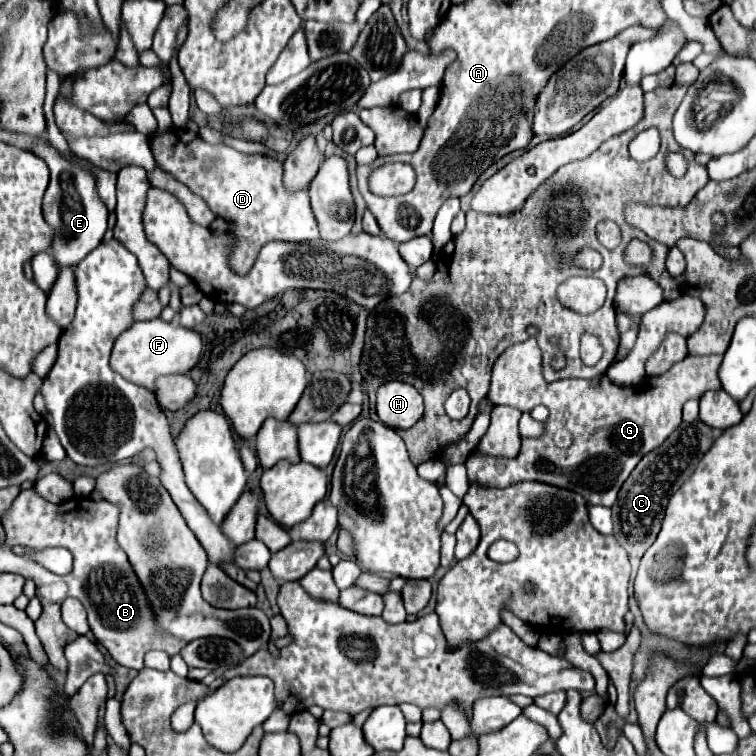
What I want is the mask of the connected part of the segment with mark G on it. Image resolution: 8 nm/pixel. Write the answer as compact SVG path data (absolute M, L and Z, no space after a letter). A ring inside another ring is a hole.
M706 312L706 320L704 320L704 324L702 324L702 328L698 328L696 330L696 334L692 334L690 338L688 338L688 354L692 354L692 356L686 356L684 360L680 360L680 362L676 362L668 372L664 372L662 376L656 376L656 378L644 378L638 386L618 386L618 384L614 384L614 382L610 382L608 380L608 376L606 374L598 374L598 376L594 376L594 378L590 378L590 380L558 380L558 382L546 382L544 380L544 376L542 376L542 352L540 352L540 348L538 348L538 344L536 343L536 334L538 332L537 328L534 326L529 326L527 331L530 335L526 342L520 342L520 344L514 344L514 346L510 346L498 360L496 360L496 364L494 364L494 372L492 372L492 384L490 384L490 392L488 392L488 400L496 405L512 405L513 407L518 408L521 412L530 412L533 409L533 406L536 404L544 404L548 410L550 410L550 418L546 420L546 432L544 432L544 436L540 436L540 438L524 438L522 440L522 448L520 448L520 454L516 456L516 458L494 458L494 456L476 456L476 454L472 454L472 456L468 456L468 460L466 460L466 468L468 468L468 480L472 482L472 484L480 484L480 486L494 486L494 488L508 488L508 486L512 486L512 484L518 484L518 482L526 482L526 480L534 480L534 482L544 482L544 484L552 484L552 486L558 486L558 488L566 488L566 490L572 490L572 492L578 492L578 494L582 494L584 496L584 500L588 502L588 504L600 504L600 506L612 506L614 502L616 502L616 496L618 496L618 490L620 490L620 486L624 484L624 480L630 476L630 472L636 468L636 464L642 460L642 456L644 454L648 454L648 452L652 452L654 448L658 448L678 426L680 426L682 422L682 408L685 402L688 400L689 394L692 396L702 396L704 392L708 392L708 390L720 390L722 386L720 386L720 380L718 380L718 366L720 366L720 362L722 362L722 356L700 356L700 354L724 354L726 352L726 348L728 348L728 344L730 344L730 338L732 338L732 332L734 332L734 326L736 326L736 322L724 322L724 320L720 320L720 312ZM560 430L566 430L566 434L570 434L570 438L572 438L572 442L570 442L570 446L568 448L564 448L564 450L560 450L558 452L558 444L556 444L556 440L554 440L554 434L556 432L560 432Z

